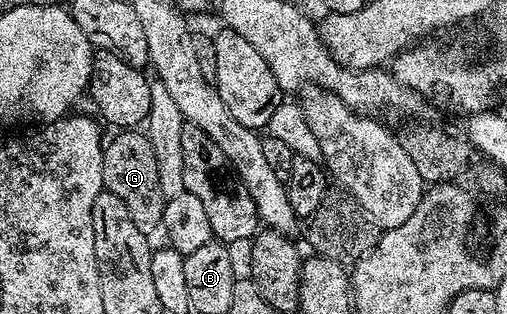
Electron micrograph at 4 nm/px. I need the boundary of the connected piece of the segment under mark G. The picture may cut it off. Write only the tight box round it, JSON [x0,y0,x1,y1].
[103,131,165,235]

